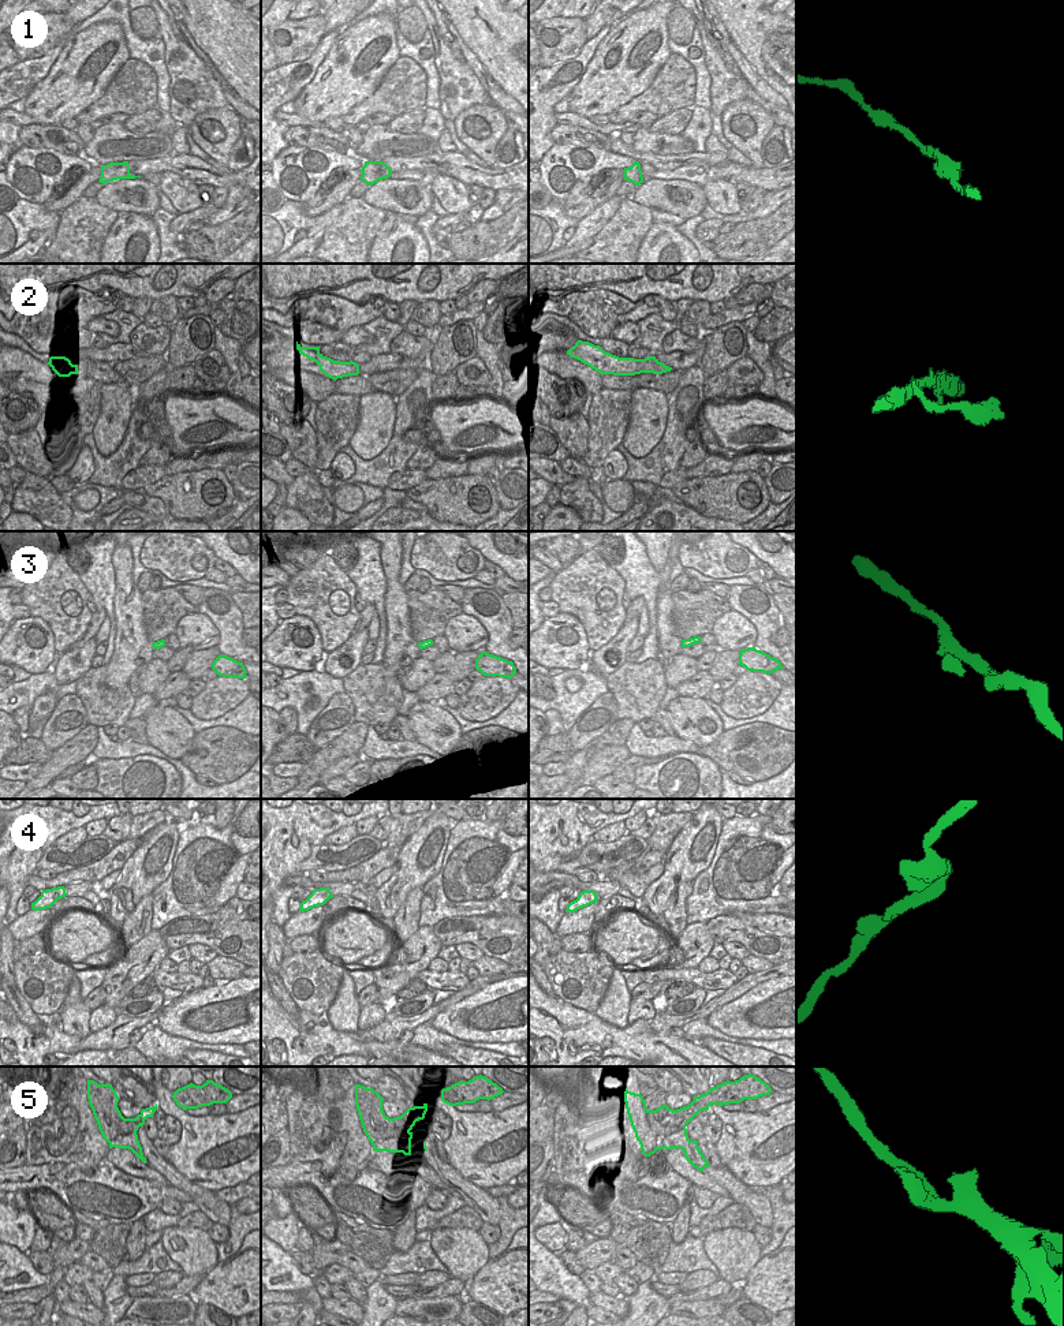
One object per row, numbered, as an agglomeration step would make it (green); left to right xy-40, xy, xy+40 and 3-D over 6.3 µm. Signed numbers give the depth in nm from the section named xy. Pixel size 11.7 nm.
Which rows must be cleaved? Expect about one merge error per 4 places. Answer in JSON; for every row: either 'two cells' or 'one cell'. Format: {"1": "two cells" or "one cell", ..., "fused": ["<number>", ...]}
{"1": "one cell", "2": "two cells", "3": "one cell", "4": "one cell", "5": "two cells", "fused": ["2", "5"]}

